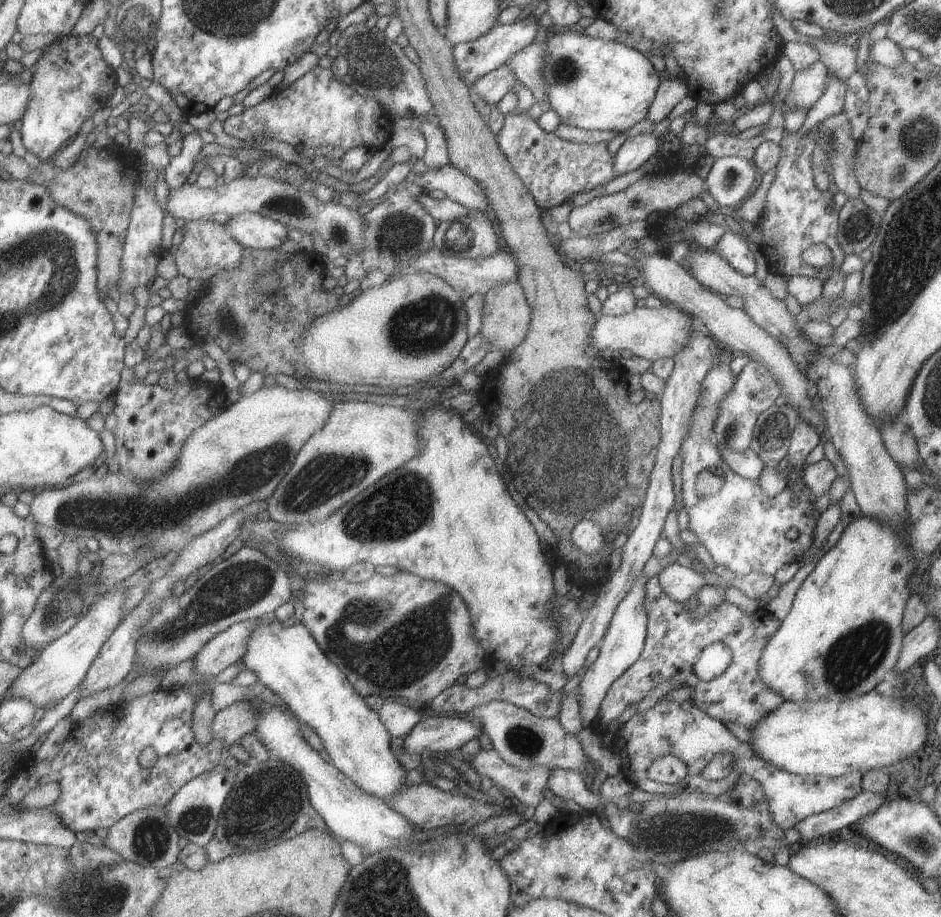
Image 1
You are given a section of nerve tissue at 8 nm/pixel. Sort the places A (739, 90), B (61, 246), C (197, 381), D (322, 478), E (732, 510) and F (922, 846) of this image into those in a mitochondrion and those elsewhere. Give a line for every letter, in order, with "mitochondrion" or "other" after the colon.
A: other
B: mitochondrion
C: other
D: mitochondrion
E: mitochondrion
F: mitochondrion

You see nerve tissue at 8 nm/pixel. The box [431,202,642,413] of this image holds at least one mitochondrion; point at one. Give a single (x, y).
(455, 241)

